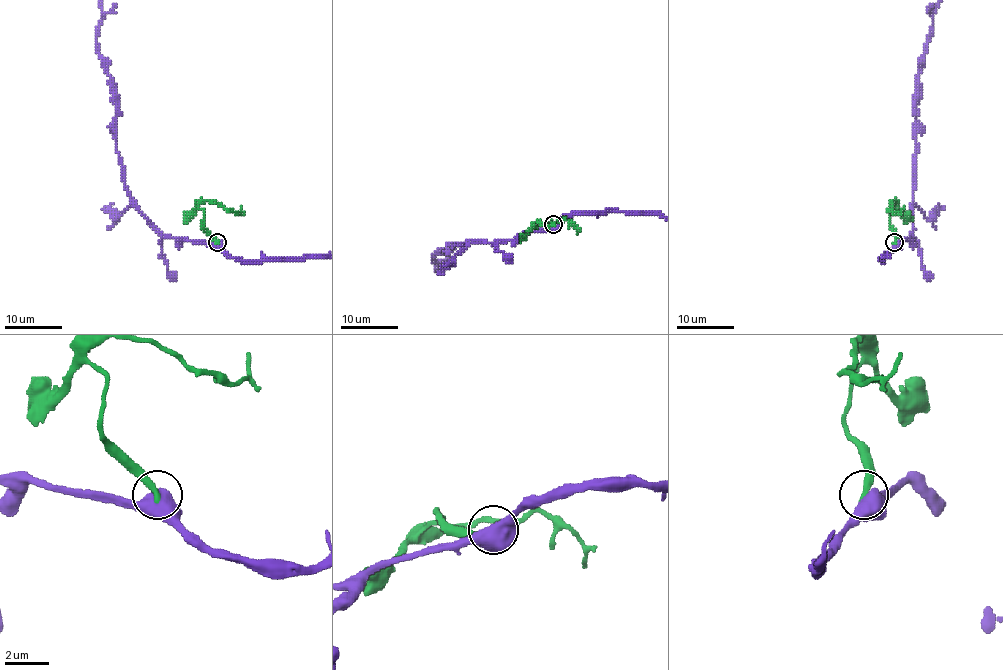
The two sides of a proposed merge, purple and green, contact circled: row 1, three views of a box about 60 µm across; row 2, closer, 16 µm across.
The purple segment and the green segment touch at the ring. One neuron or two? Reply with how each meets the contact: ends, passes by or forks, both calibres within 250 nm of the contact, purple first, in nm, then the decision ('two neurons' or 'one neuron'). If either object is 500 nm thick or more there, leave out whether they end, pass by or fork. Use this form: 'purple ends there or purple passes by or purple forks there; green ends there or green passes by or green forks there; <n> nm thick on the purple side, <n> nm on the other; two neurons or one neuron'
550 nm thick on the purple side, 320 nm on the other; two neurons

